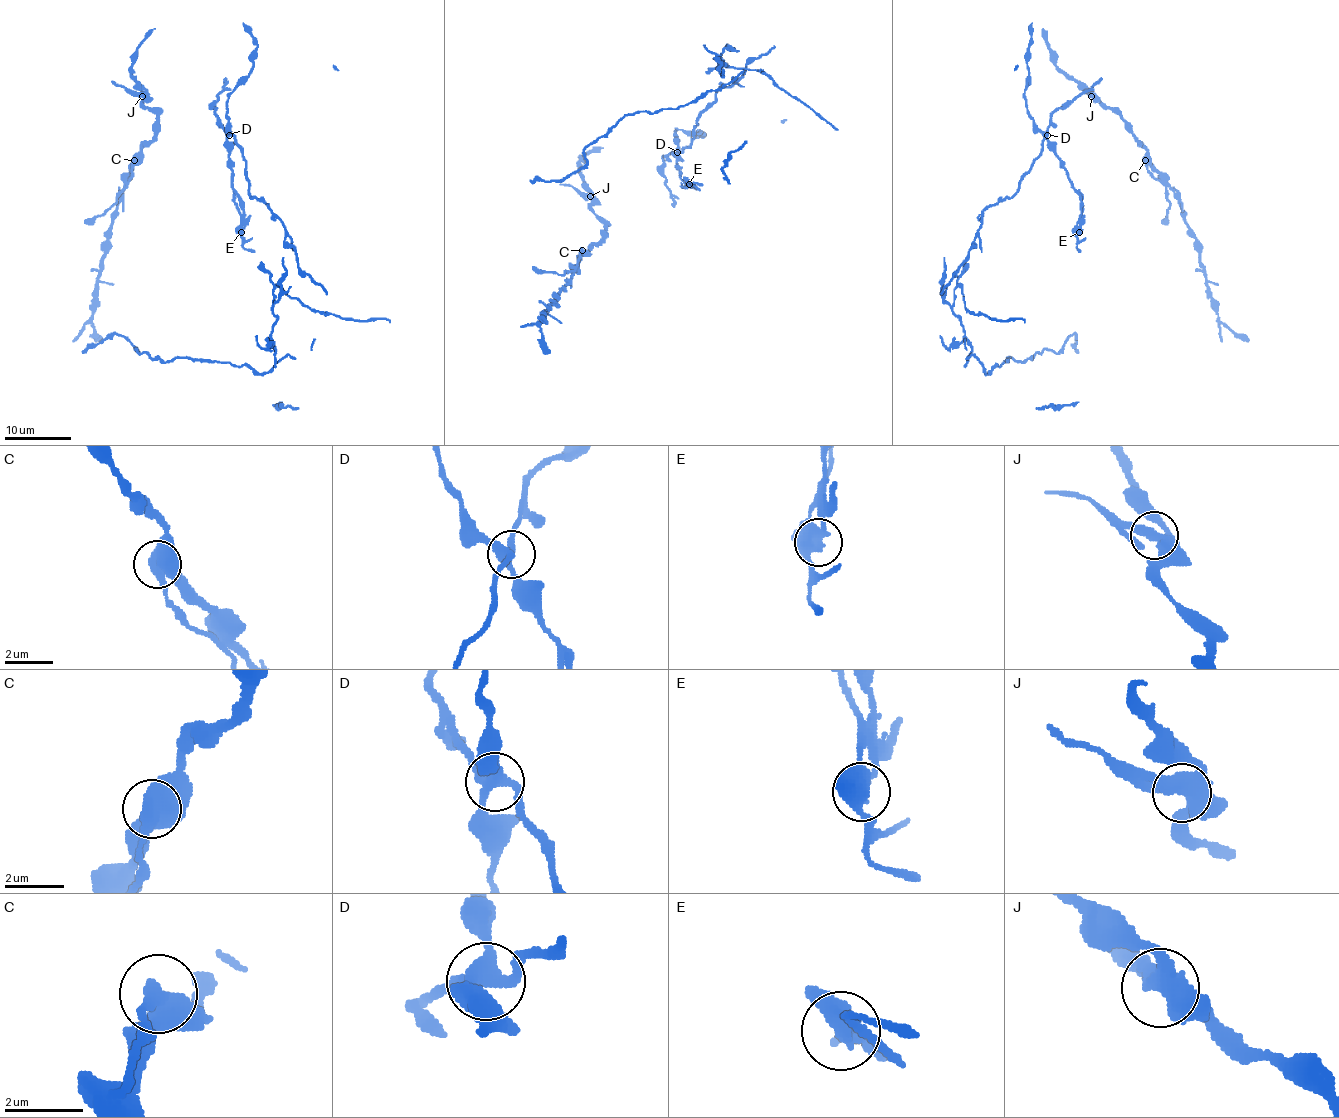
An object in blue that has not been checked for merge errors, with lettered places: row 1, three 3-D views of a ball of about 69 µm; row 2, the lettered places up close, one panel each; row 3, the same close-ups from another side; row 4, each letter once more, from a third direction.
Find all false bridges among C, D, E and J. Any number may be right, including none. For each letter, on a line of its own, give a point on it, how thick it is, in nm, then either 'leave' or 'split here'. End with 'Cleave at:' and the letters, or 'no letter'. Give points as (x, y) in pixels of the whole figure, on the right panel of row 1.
C: at (1145, 160); 500 nm thick; split here
D: at (1047, 135); 320 nm thick; split here
E: at (1079, 232); 400 nm thick; leave
J: at (1091, 96); 400 nm thick; leave
Cleave at: C, D

